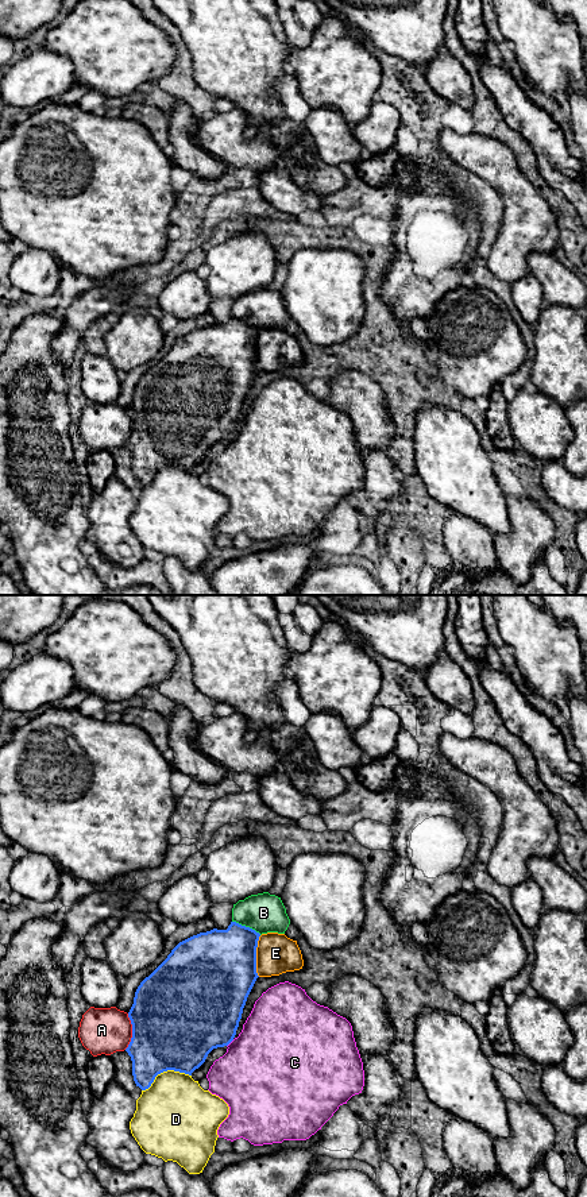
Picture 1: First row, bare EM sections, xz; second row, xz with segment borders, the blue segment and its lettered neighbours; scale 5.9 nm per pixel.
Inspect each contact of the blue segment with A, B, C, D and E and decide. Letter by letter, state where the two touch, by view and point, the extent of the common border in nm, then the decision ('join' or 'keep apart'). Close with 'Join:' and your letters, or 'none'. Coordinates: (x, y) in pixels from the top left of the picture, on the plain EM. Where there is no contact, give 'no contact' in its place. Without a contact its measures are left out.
A: xz (132, 427) | 220 nm | keep apart
B: xz (247, 323) | 190 nm | keep apart
C: xz (230, 437) | 60 nm | keep apart
D: xz (165, 466) | 320 nm | keep apart
E: xz (255, 351) | 240 nm | join
Join: E

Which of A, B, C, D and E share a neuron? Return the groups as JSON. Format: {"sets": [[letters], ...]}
{"sets": [["A"], ["B"], ["C"], ["D"], ["E"]]}

